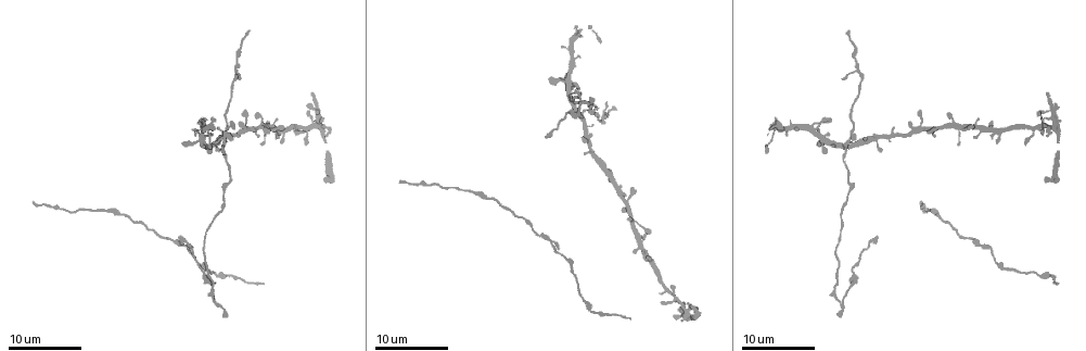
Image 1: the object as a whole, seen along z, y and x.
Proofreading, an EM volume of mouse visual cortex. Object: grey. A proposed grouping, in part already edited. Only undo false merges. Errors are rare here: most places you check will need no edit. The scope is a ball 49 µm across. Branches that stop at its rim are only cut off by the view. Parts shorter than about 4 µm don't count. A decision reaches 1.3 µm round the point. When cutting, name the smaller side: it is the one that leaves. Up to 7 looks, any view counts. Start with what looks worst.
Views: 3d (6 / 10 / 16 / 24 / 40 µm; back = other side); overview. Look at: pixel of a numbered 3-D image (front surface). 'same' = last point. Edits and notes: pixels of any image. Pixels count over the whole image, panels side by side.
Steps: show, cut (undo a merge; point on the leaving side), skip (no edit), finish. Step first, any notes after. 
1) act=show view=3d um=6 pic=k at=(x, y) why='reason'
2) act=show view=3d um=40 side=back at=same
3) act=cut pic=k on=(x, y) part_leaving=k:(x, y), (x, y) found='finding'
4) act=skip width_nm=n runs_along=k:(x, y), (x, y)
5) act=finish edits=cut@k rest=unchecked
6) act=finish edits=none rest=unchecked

act=show view=3d um=16 pic=1 at=(584, 110)

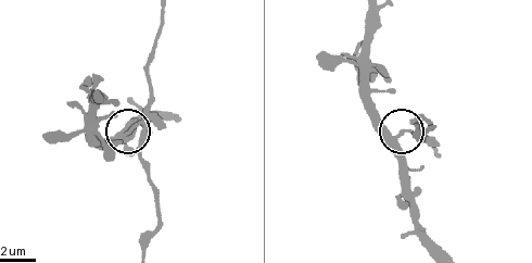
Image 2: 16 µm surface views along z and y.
act=show view=3d um=6 pic=2 at=(133, 129)

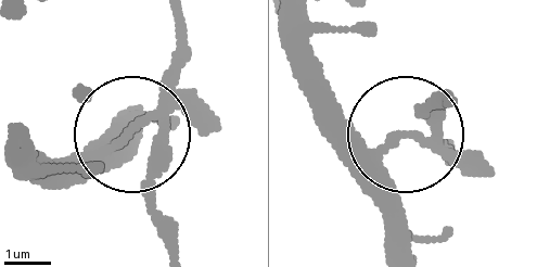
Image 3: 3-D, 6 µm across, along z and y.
act=show view=3d um=6 side=back pic=3 at=(401, 135)

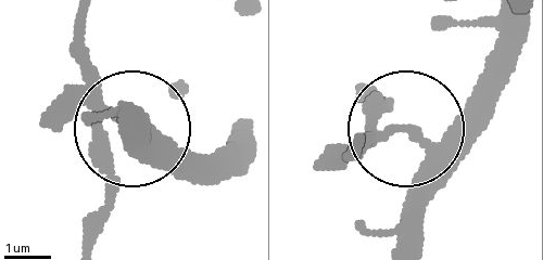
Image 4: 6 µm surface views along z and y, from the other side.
act=cut pic=4 on=(95, 166) width_nm=190 part_leaving=4:(98, 103), (109, 181), (89, 239) found='a second neuron is stuck on'

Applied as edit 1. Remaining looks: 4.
act=show view=overview

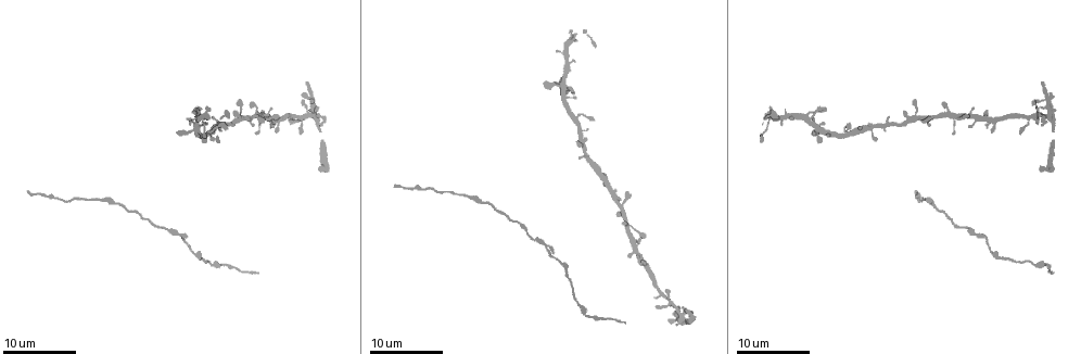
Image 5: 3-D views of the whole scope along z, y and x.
act=show view=3d um=24 pic=5 at=(548, 253) why='three-way junction'

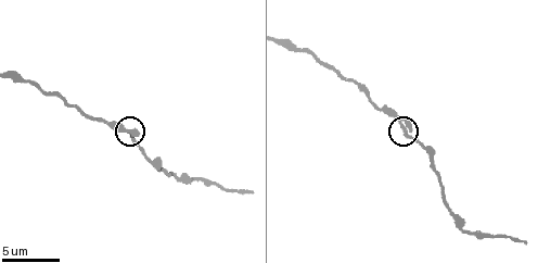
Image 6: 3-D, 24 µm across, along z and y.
act=show view=3d um=6 pic=6 at=(404, 131) why='closer look'

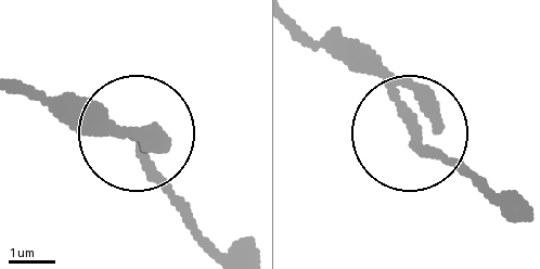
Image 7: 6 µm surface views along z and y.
act=skip found='continuous, no second neuron'

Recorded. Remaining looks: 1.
act=show view=3d um=10 pic=6 at=(163, 169) why='sudden change in width'

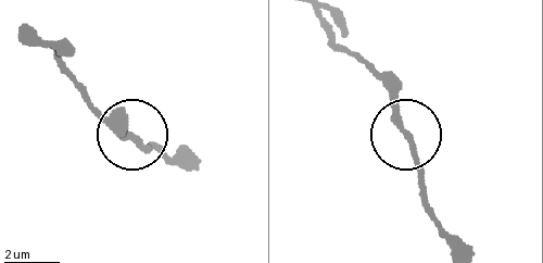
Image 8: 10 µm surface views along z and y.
act=skip found='continuous, no second neuron'

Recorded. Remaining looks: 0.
act=finish edits=cut@4 rest=unchecked

